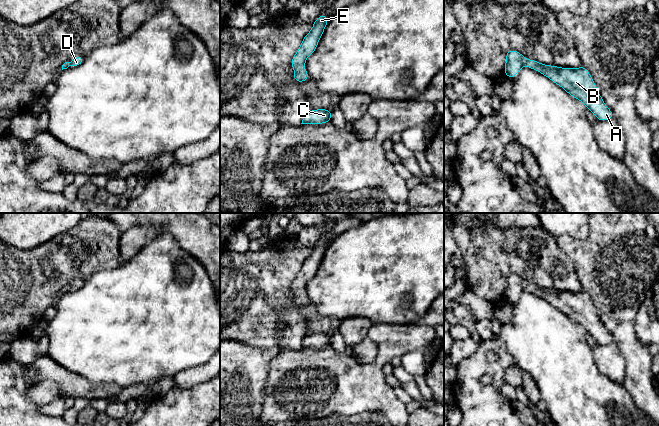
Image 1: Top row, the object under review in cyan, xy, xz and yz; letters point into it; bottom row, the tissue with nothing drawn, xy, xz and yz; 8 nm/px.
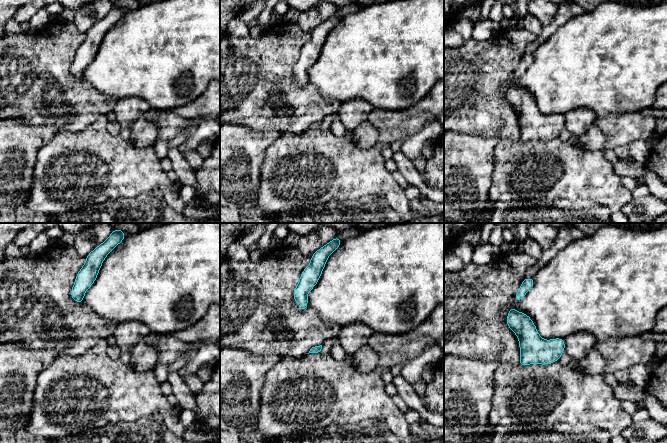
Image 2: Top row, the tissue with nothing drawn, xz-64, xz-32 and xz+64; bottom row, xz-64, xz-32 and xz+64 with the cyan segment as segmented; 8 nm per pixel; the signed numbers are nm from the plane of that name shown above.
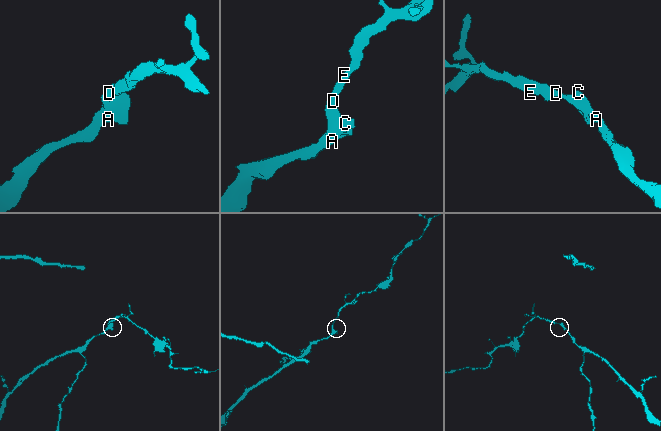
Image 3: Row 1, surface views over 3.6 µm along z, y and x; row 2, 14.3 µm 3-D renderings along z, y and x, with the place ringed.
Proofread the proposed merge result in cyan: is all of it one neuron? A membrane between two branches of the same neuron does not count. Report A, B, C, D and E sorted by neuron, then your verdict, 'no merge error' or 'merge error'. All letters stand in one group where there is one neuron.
A B C D E; no merge error

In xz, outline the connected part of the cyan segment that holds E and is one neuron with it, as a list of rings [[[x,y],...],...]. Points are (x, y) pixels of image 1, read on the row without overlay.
[[[322,238],[314,245],[312,253],[304,260],[298,275],[291,284],[291,290],[295,294],[292,301],[299,307],[309,302],[309,298],[305,294],[306,283],[316,274],[329,244],[326,239]]]

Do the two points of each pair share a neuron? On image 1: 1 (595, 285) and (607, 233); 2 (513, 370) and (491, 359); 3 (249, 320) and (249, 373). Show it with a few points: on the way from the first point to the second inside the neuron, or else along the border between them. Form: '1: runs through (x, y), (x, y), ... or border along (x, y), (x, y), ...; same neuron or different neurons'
1: runs through (607, 272), (607, 246); same neuron
2: border along (514, 363), (507, 368), (505, 381); different neurons
3: border along (230, 340), (238, 340), (259, 347), (273, 346); different neurons

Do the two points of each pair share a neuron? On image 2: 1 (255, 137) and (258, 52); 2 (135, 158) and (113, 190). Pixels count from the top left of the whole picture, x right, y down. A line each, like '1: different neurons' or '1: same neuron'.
1: different neurons
2: same neuron

